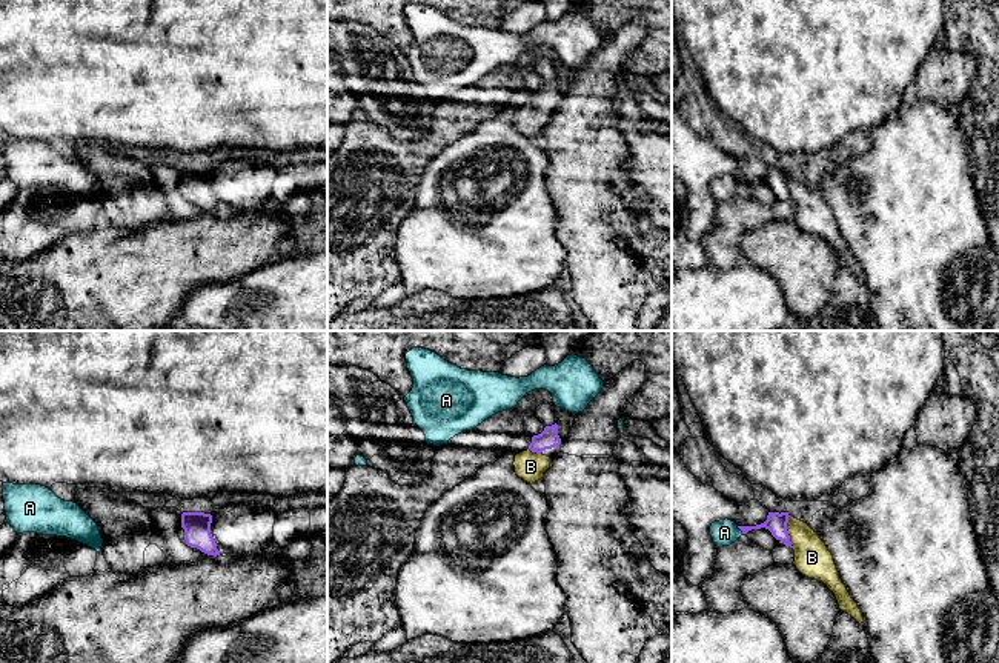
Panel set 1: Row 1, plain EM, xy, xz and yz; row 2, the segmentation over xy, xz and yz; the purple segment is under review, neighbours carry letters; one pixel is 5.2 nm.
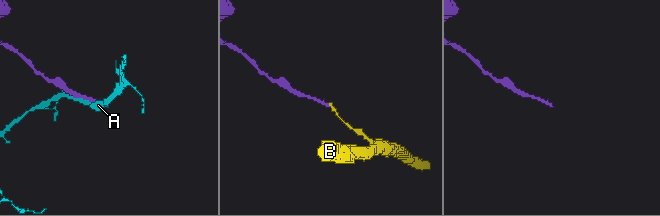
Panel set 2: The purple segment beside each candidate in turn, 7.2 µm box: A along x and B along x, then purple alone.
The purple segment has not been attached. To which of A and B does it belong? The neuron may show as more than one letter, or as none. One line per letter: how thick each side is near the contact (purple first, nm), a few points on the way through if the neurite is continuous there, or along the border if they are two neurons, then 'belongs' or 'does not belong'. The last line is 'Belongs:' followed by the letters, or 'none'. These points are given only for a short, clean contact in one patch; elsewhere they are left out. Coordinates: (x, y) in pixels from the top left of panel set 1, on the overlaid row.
A: 110 nm thick on the purple side, 140 nm on the other; does not belong
B: 110 nm thick on the purple side, 190 nm on the other; runs through yz (776, 523), (787, 531), (812, 557); belongs
Belongs: B

